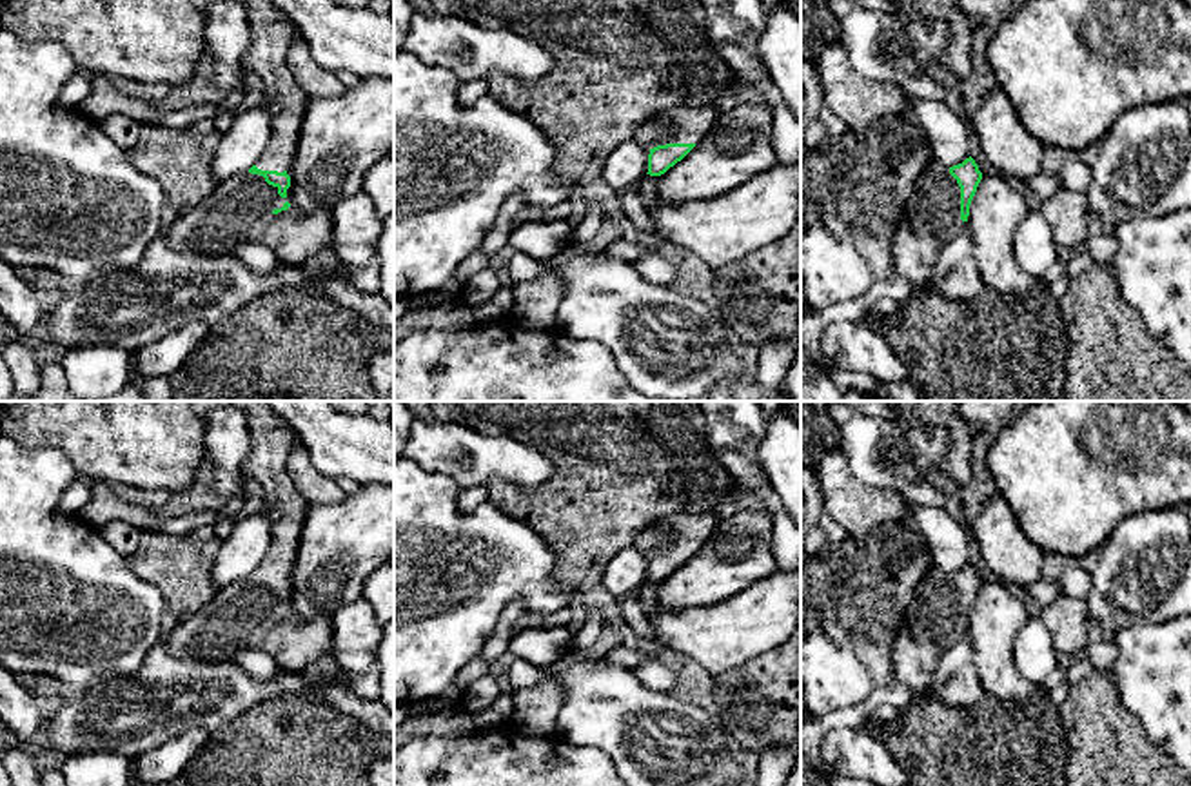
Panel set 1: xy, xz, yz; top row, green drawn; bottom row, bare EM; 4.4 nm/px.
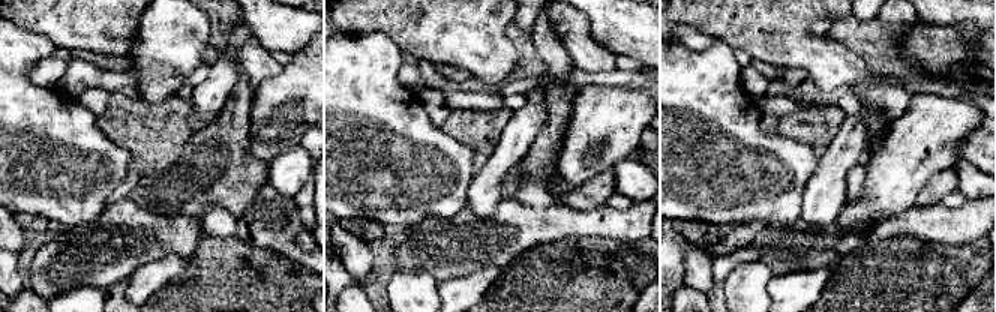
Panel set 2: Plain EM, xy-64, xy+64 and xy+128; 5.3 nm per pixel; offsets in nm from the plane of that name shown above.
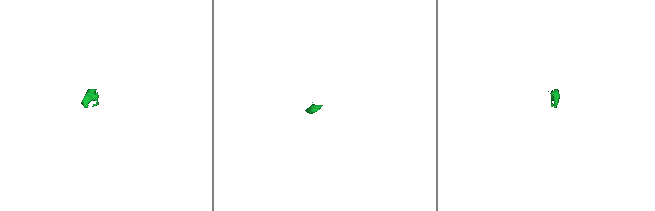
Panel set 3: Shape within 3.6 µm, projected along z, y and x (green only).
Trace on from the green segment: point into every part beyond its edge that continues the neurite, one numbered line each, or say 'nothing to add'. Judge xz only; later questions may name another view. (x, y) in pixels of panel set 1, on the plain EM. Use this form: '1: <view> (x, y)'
1: xz (681, 530)

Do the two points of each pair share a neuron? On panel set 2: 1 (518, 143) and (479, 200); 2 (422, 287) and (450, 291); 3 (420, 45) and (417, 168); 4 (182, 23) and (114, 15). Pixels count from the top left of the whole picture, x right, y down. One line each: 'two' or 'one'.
1: one
2: two
3: two
4: two

